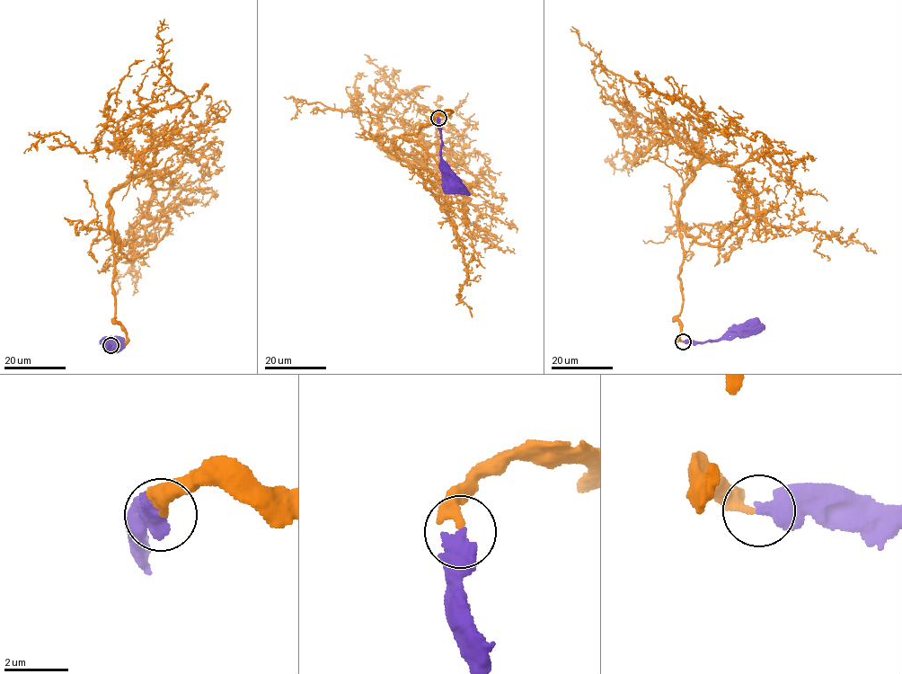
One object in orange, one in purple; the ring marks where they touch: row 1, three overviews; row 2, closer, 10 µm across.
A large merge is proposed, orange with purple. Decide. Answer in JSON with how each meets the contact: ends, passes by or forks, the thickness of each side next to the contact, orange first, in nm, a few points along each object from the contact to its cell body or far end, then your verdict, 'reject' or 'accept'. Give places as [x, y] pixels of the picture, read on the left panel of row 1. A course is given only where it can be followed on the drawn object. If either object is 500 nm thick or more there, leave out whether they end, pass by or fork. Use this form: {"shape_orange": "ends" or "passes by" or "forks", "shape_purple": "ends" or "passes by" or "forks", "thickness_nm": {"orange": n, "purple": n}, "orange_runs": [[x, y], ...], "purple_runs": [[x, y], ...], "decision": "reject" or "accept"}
{"thickness_nm": {"orange": 340, "purple": 500}, "orange_runs": [[110, 345], [127, 336], [114, 320], [108, 200], [190, 105], [160, 66], [164, 18]], "purple_runs": [[110, 345], [102, 350], [104, 342], [109, 344], [113, 339], [112, 342]], "decision": "accept"}

